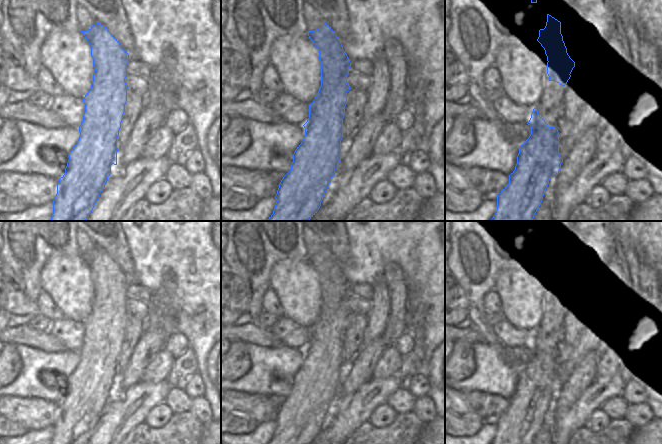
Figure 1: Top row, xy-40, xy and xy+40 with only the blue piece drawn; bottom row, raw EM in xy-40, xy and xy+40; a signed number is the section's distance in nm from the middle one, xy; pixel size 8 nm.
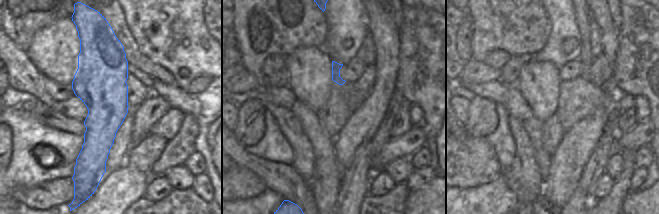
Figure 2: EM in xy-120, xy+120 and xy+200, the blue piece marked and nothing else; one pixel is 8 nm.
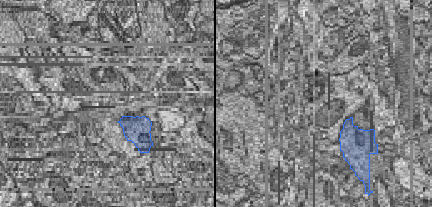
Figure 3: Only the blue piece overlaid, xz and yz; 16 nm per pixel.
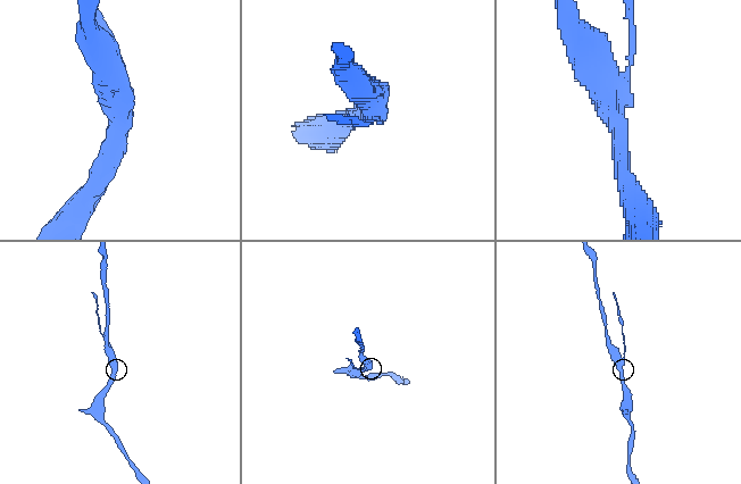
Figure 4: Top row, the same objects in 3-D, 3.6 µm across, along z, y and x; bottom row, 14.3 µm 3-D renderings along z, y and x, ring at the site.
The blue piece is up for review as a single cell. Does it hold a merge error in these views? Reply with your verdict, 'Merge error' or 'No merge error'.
Merge error

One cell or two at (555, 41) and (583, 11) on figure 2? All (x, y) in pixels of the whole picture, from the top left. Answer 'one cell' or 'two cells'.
two cells

